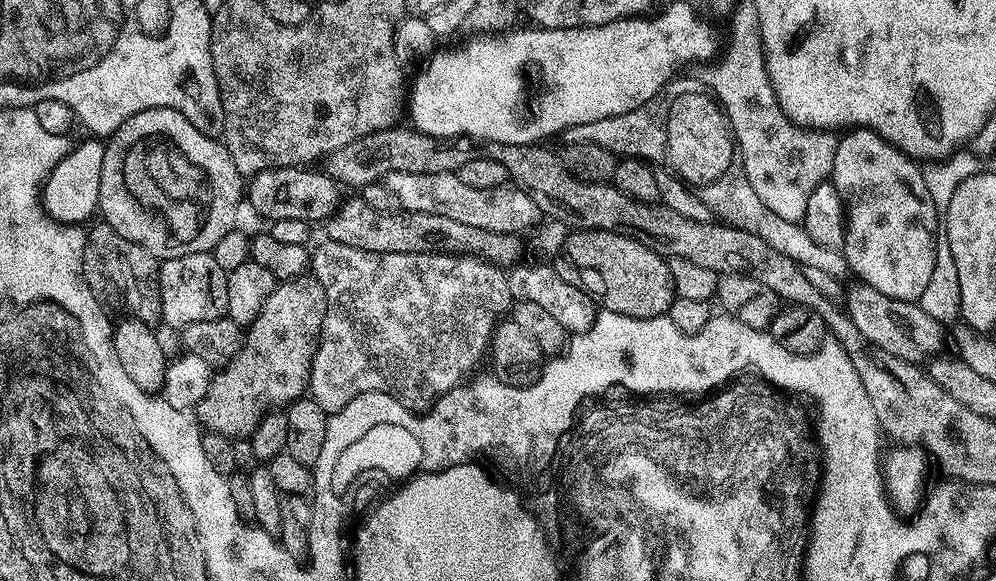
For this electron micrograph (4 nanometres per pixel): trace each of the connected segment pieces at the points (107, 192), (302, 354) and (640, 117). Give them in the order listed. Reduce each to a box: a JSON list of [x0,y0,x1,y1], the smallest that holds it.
[[99,108,242,262],[194,275,326,441],[562,76,696,162]]

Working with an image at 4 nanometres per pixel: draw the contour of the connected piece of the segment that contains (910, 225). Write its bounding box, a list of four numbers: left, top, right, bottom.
[830,128,938,301]

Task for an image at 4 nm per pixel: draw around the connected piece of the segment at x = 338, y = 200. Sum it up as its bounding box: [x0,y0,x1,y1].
[246,166,342,225]

